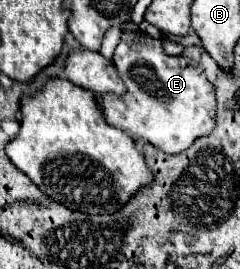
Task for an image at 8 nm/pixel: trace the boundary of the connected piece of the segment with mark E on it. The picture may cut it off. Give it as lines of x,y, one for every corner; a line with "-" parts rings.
124,33
114,53
114,65
126,85
124,95
104,95
104,117
112,127
152,143
164,153
182,153
194,139
216,127
216,93
204,67
186,57
166,55
162,41
144,33

